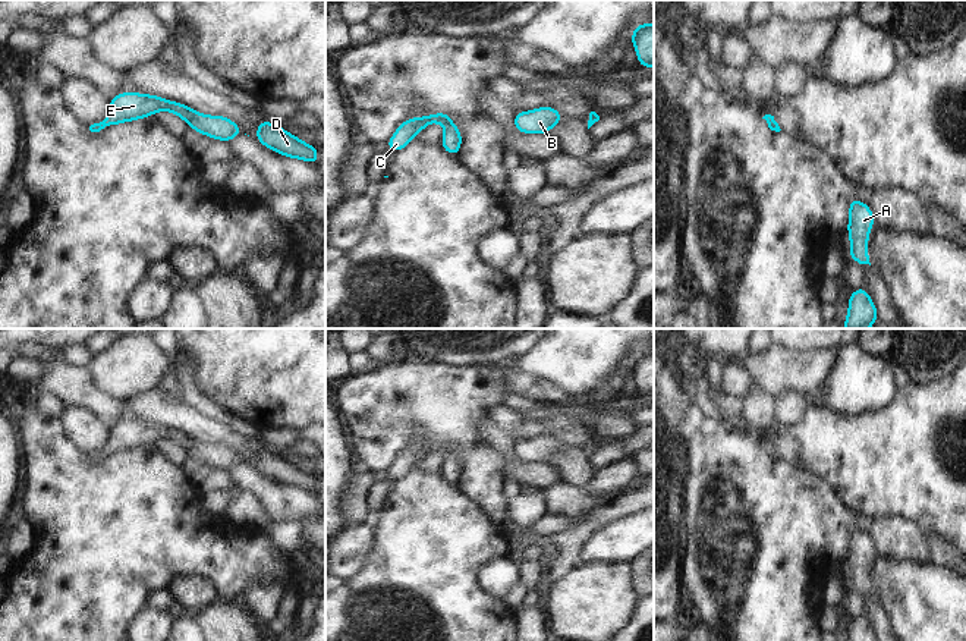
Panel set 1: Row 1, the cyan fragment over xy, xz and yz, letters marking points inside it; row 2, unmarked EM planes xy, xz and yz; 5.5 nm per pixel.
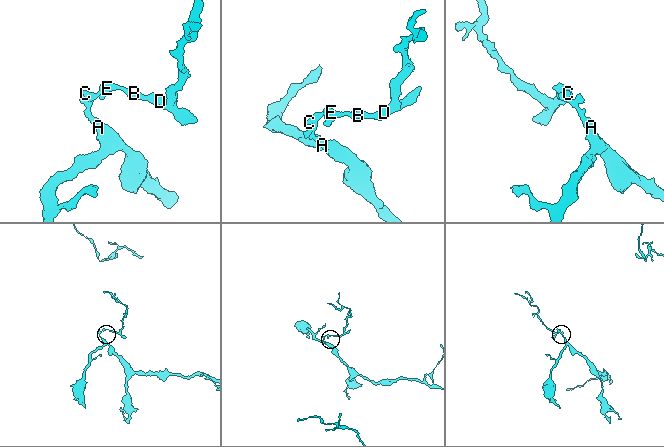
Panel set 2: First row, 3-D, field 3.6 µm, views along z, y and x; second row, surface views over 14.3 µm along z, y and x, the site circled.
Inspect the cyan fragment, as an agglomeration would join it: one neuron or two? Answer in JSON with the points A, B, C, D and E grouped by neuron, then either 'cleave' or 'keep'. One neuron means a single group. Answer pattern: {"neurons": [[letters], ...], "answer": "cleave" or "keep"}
{"neurons": [["A", "B", "C", "D", "E"]], "answer": "keep"}

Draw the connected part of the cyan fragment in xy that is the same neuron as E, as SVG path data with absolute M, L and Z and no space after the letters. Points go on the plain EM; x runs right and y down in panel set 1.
M122 421L113 425L108 433L108 443L106 449L98 452L85 452L85 458L89 464L97 464L110 453L144 447L152 444L155 440L160 439L172 440L180 444L189 456L213 468L229 471L235 465L245 462L229 446L207 444L189 437L182 431L169 430L157 424L136 421Z

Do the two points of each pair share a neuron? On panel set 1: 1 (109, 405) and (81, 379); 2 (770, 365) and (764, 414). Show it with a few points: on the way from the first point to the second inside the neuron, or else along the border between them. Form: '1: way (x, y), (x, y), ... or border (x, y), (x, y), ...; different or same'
1: way (101, 402), (85, 386); same
2: border (752, 379), (776, 398); different

